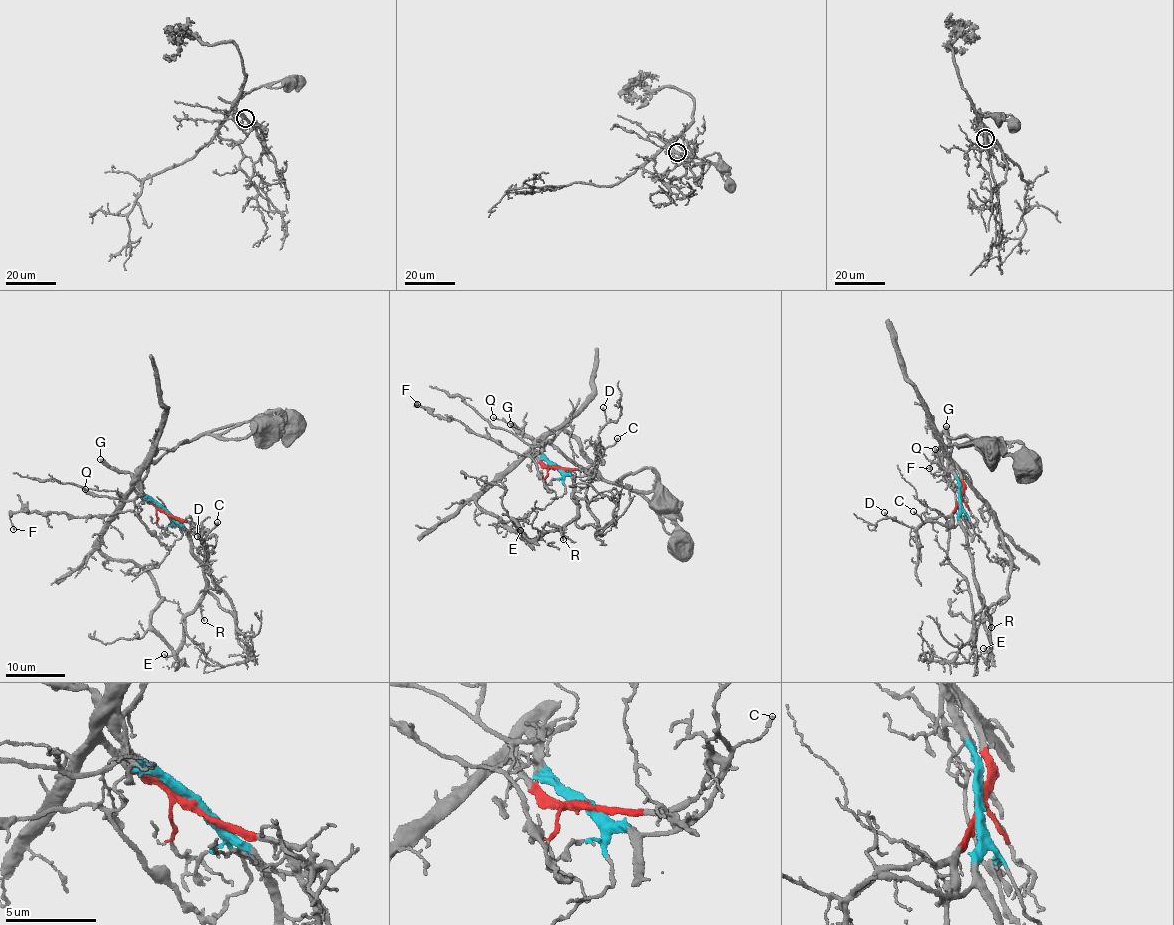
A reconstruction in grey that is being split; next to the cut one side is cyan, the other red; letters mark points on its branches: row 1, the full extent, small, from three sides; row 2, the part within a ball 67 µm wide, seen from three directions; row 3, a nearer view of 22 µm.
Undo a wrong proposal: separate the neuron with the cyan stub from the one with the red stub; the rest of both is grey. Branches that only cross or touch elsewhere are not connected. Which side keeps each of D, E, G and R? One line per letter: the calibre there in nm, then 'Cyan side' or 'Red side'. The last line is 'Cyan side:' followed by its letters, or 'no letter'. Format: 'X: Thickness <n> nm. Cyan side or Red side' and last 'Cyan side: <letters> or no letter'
D: Thickness 150 nm. Red side
E: Thickness 190 nm. Cyan side
G: Thickness 420 nm. Cyan side
R: Thickness 100 nm. Cyan side
Cyan side: E, G, R

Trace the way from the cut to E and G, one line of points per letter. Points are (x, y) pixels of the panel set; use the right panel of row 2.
E: (959, 497), (958, 517), (977, 596), (989, 619), (991, 653), (983, 648)
G: (959, 497), (961, 485), (953, 471), (947, 426)

